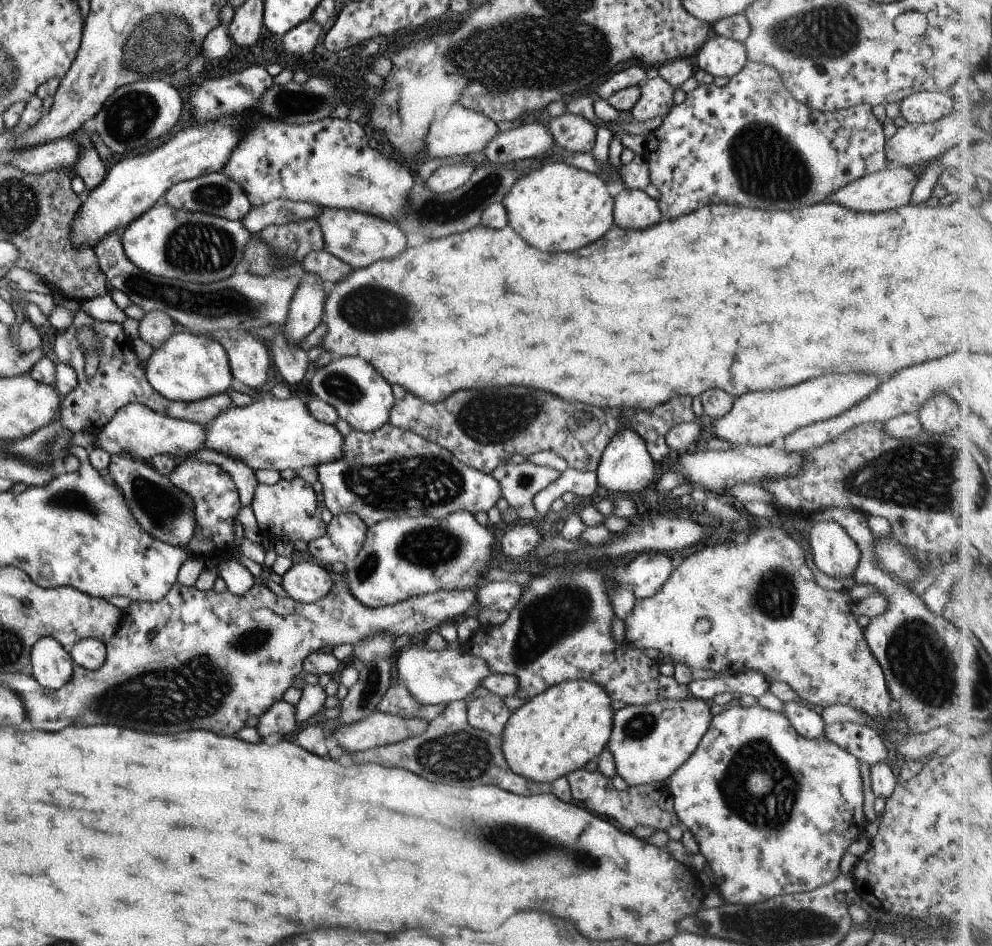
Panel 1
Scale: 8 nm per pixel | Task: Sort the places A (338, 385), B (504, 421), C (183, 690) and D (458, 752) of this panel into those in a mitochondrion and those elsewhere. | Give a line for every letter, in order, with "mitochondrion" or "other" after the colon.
A: mitochondrion
B: mitochondrion
C: mitochondrion
D: mitochondrion

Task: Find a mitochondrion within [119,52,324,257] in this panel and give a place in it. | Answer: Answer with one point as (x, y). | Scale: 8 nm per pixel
(216, 195)

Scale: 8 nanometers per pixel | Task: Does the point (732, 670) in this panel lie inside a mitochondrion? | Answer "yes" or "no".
no

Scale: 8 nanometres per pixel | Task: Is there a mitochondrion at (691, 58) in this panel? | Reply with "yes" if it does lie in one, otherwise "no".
no

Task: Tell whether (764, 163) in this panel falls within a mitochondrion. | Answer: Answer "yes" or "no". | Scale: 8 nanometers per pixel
yes

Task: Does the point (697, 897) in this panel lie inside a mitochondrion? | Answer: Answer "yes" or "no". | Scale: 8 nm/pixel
no

